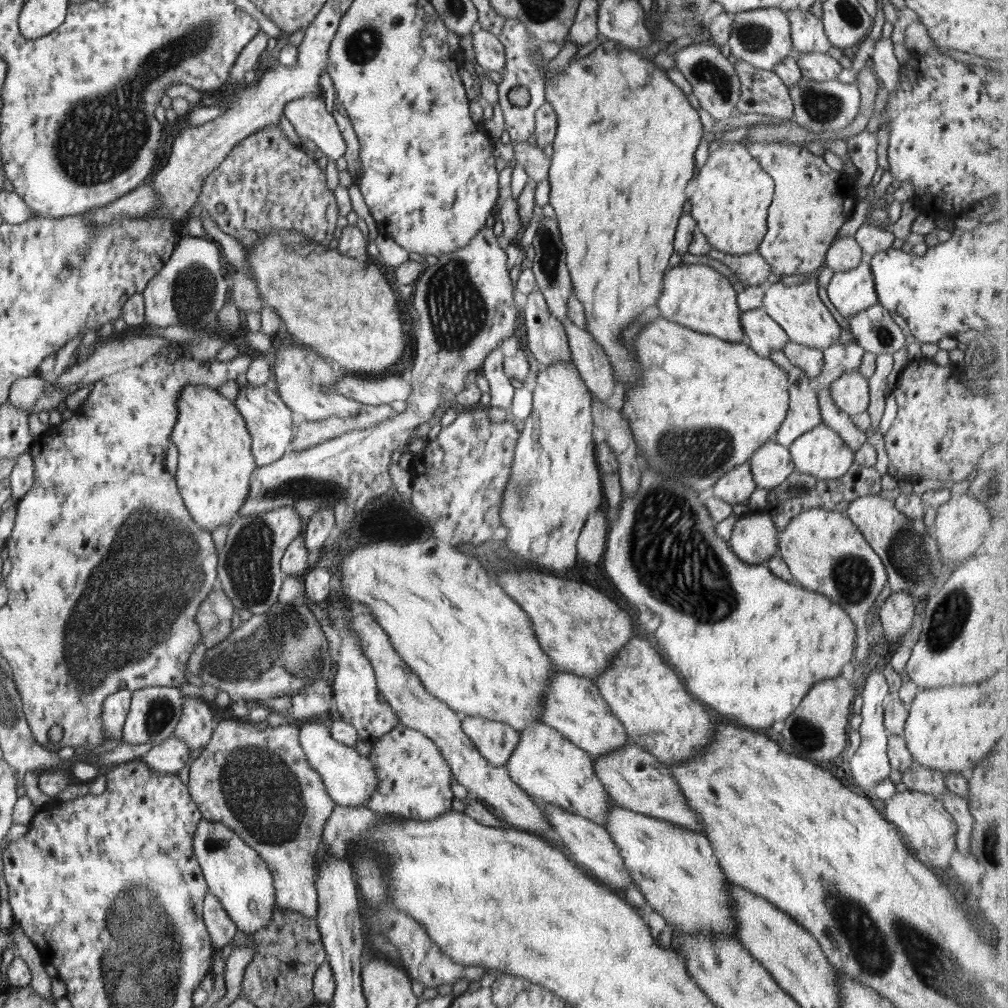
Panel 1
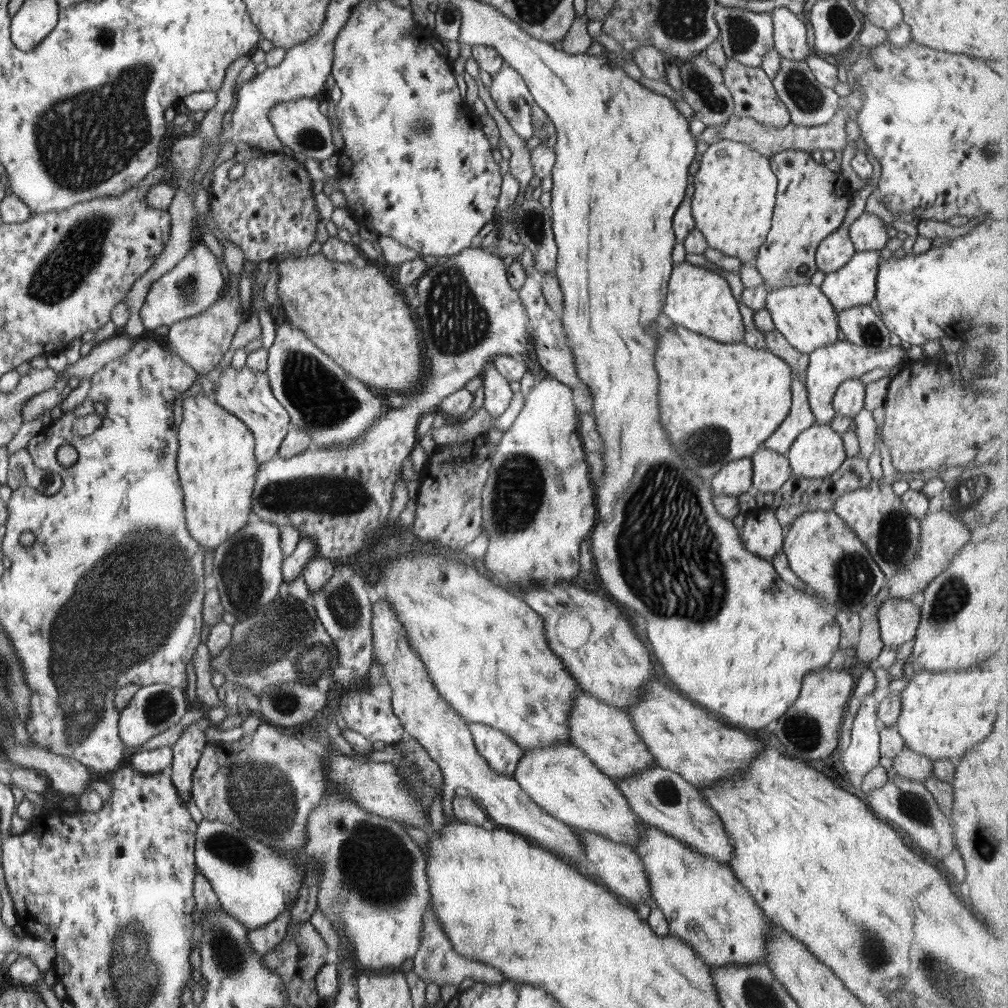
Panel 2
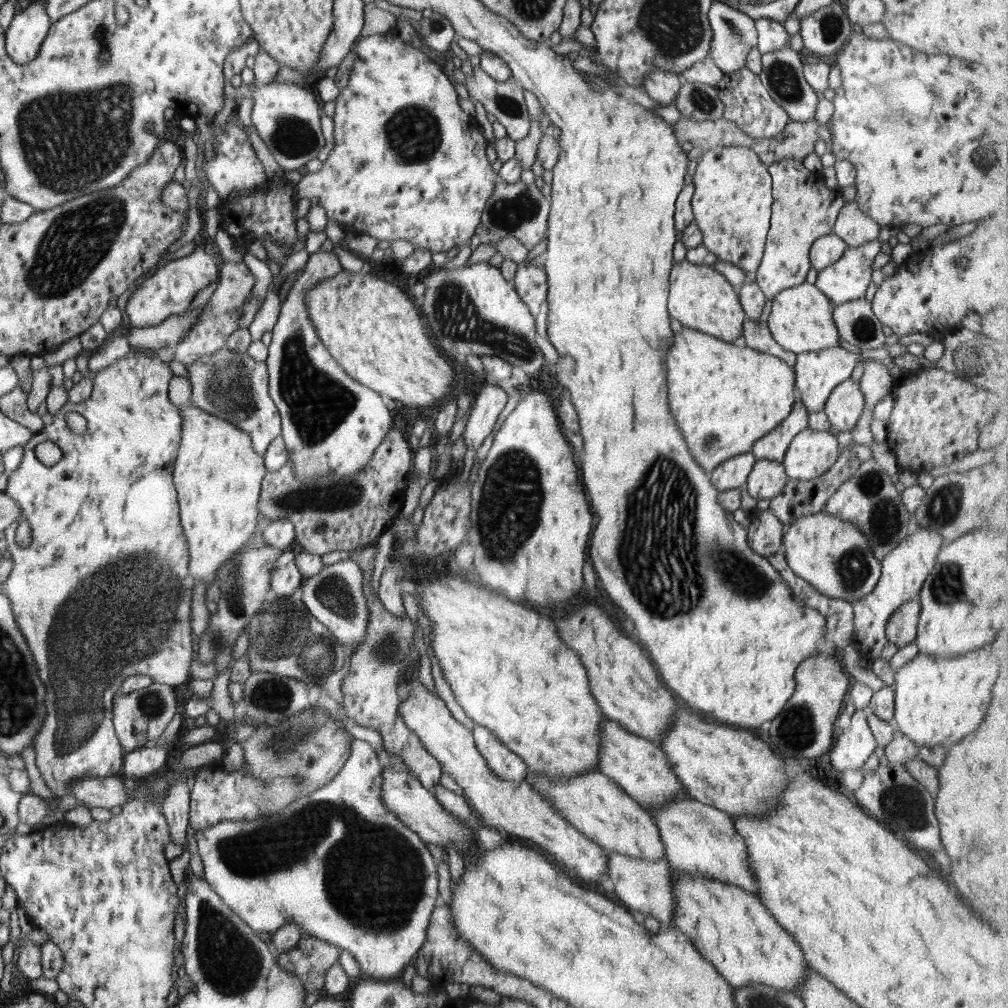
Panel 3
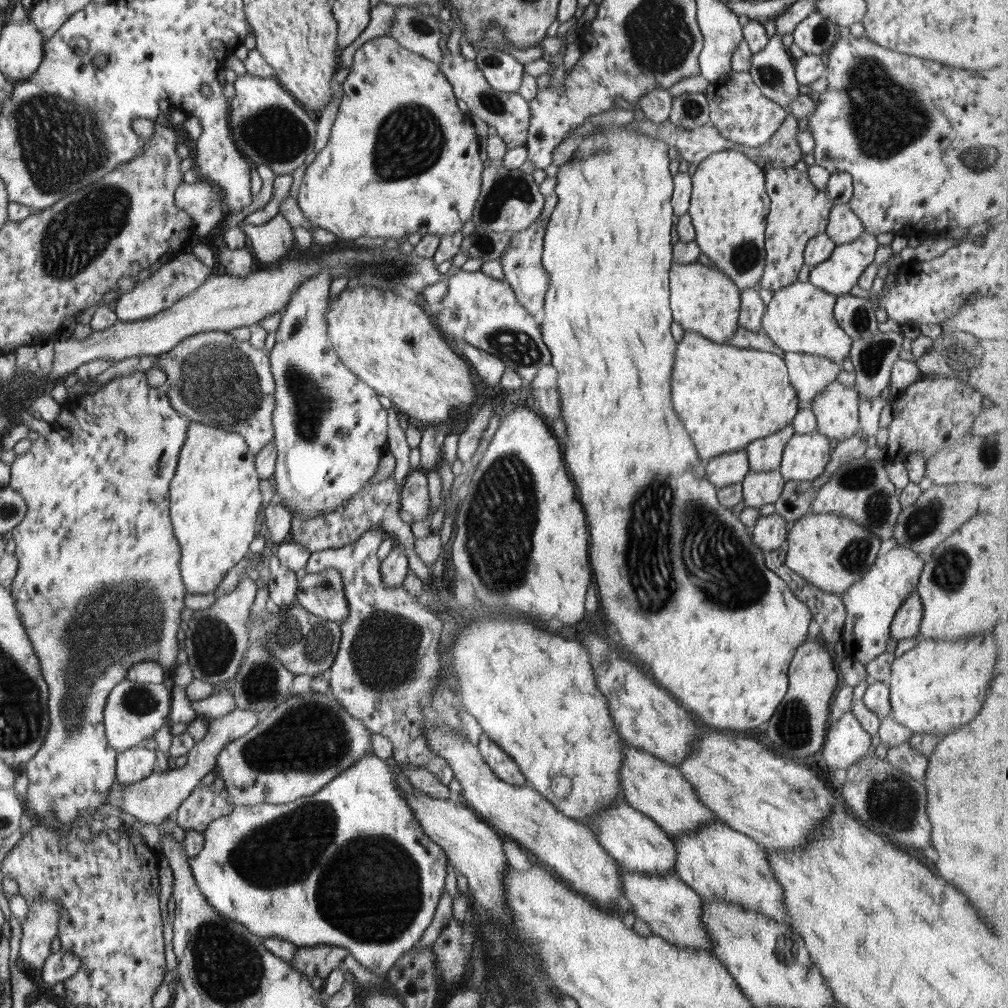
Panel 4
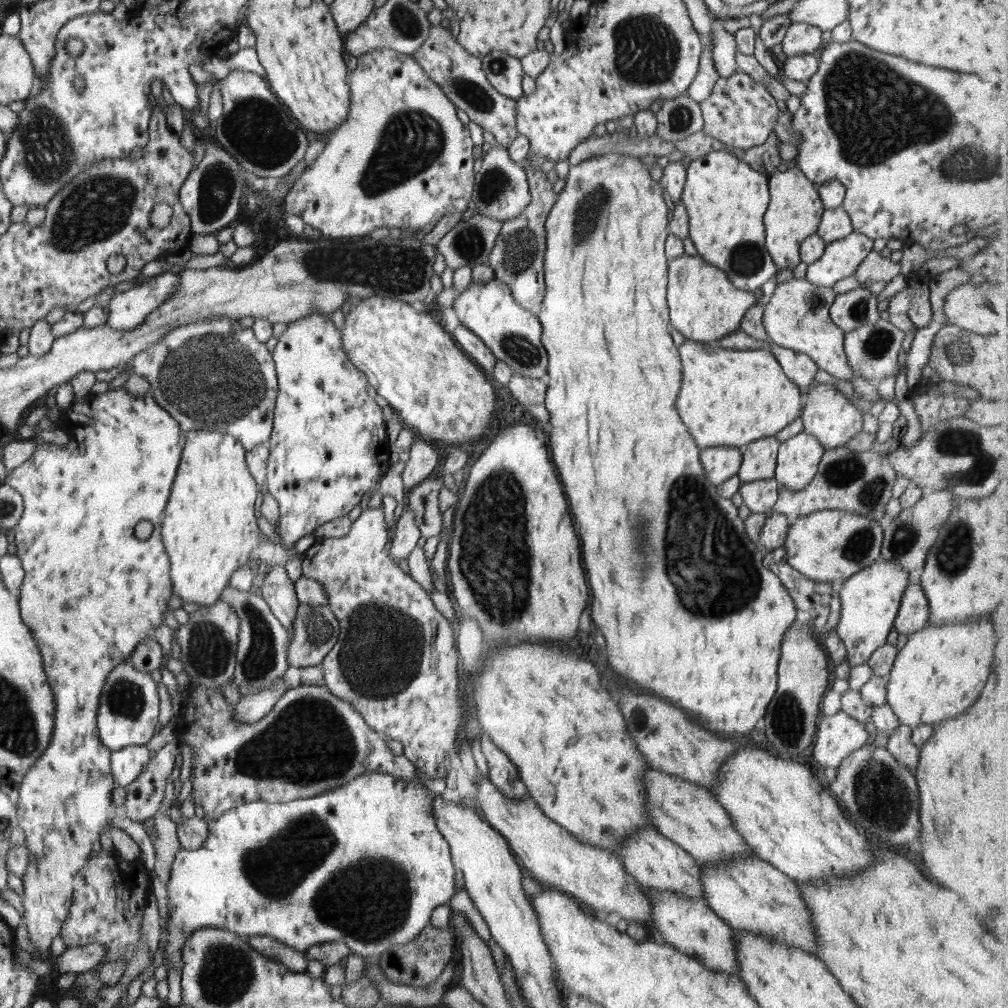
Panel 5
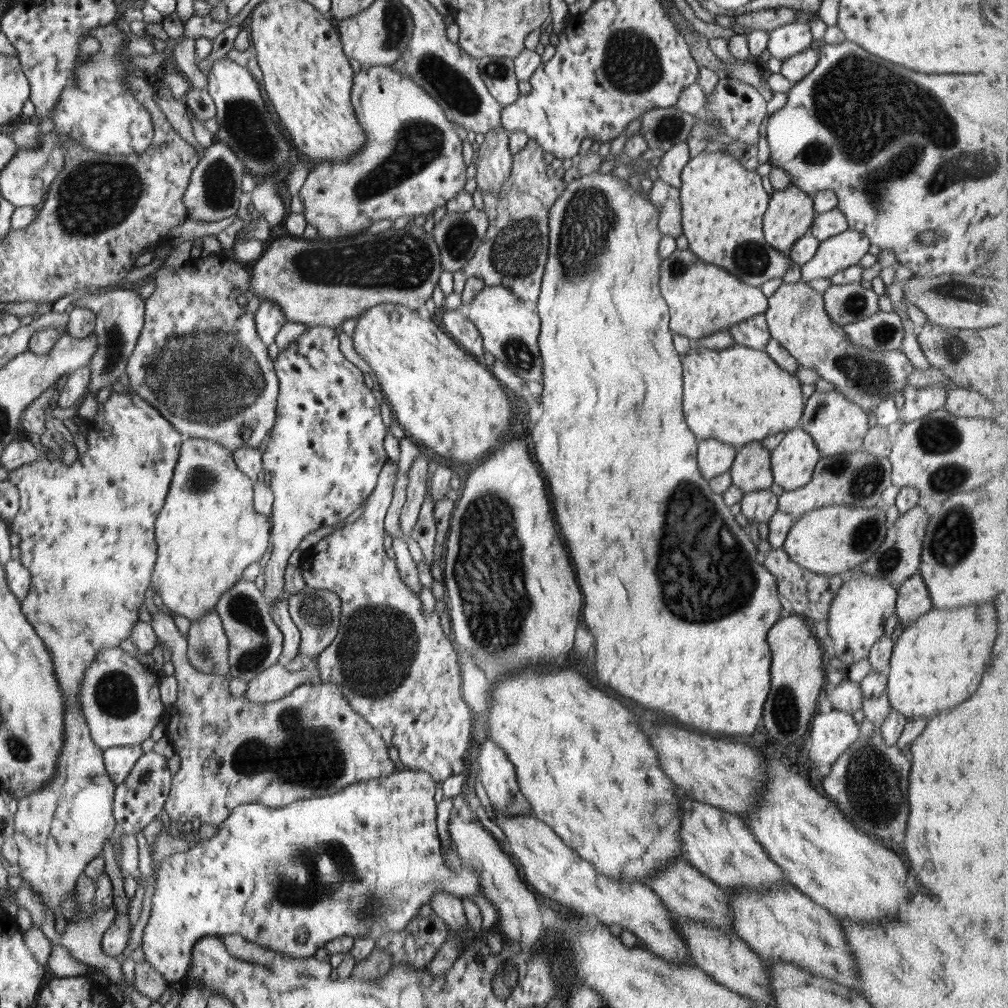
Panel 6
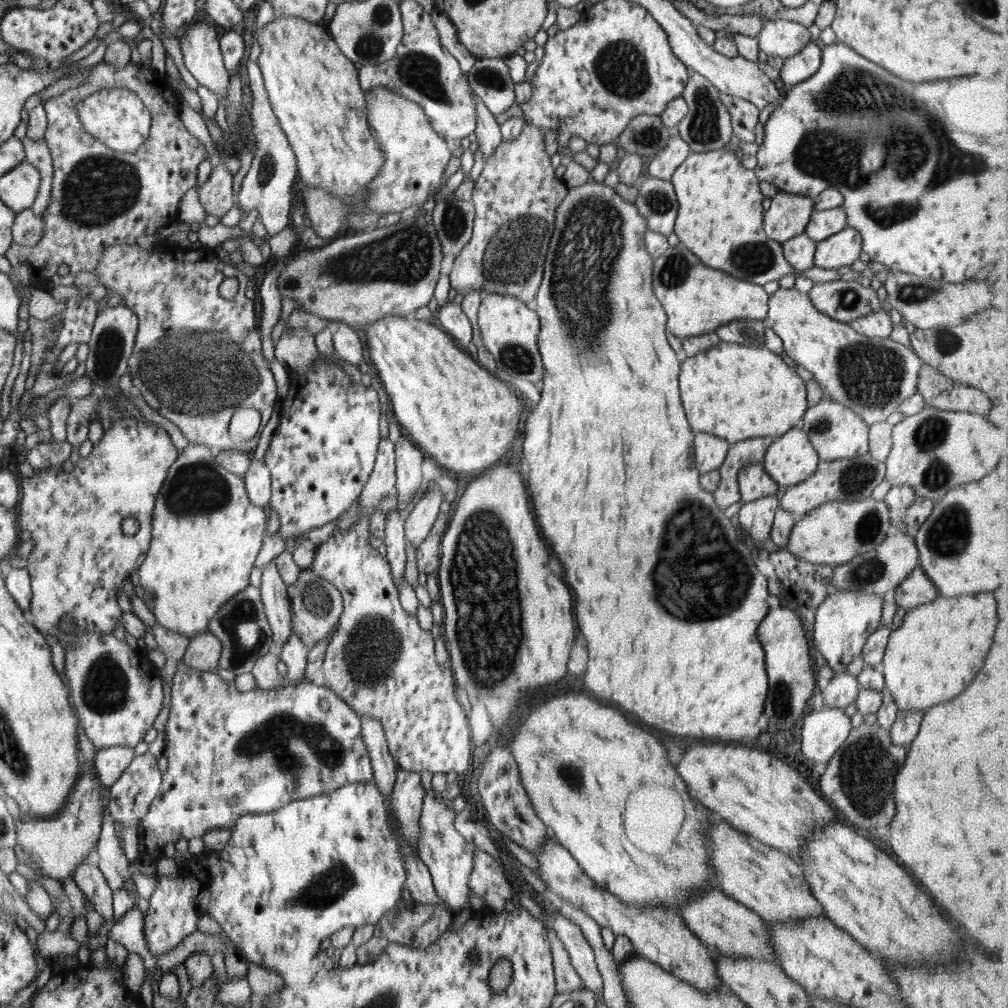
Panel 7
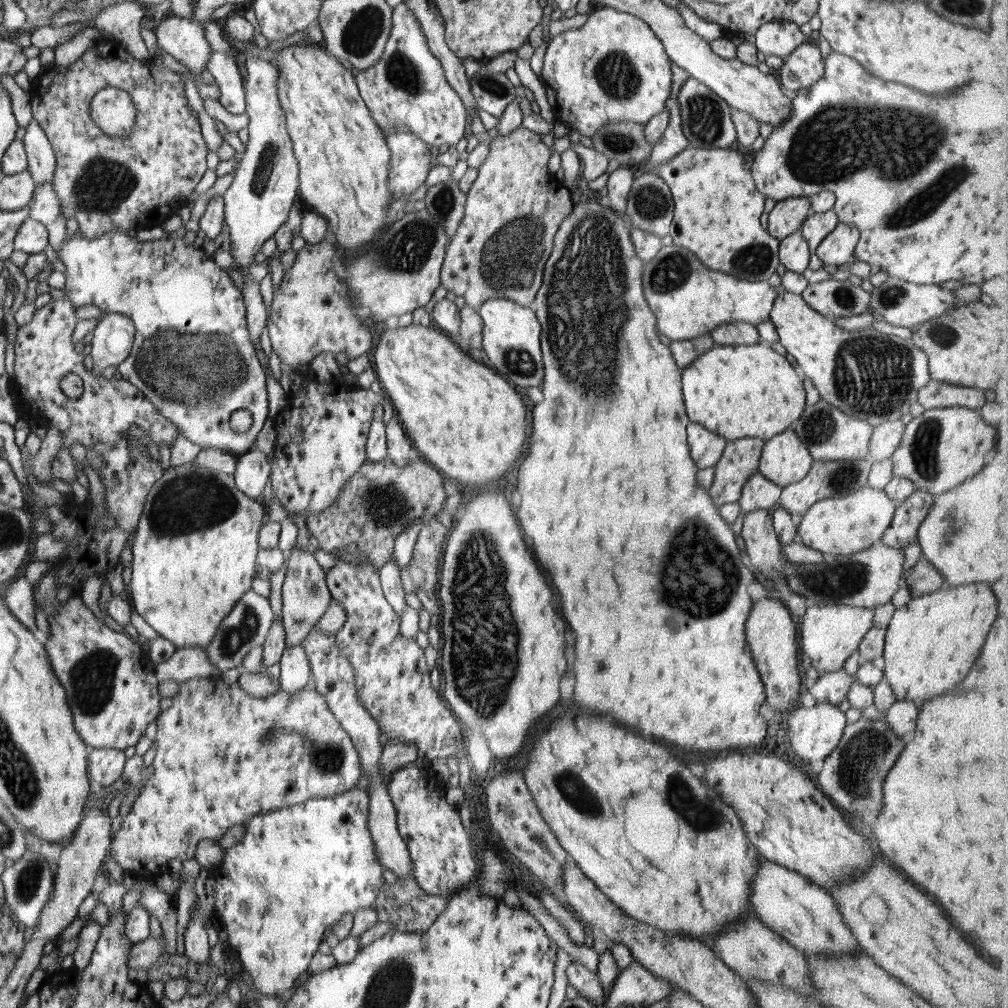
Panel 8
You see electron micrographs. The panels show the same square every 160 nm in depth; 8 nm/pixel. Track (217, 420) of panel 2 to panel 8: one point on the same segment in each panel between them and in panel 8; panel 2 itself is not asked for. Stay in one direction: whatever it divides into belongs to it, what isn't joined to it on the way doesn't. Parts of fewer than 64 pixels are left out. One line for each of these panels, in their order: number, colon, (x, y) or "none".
3: (218, 476)
4: (215, 498)
5: (211, 529)
6: (209, 533)
7: (206, 534)
8: (195, 554)

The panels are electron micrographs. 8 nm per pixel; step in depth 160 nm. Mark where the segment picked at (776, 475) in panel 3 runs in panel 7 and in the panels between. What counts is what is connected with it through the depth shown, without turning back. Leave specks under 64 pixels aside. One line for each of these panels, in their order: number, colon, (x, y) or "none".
4: (760, 488)
5: (760, 496)
6: (759, 506)
7: (757, 517)

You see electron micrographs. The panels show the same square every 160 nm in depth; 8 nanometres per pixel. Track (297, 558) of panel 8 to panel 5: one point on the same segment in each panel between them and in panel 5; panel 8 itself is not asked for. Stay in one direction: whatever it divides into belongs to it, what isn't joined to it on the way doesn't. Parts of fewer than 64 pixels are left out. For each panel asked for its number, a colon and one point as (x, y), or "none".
5: (315, 630)
6: (316, 613)
7: (316, 605)

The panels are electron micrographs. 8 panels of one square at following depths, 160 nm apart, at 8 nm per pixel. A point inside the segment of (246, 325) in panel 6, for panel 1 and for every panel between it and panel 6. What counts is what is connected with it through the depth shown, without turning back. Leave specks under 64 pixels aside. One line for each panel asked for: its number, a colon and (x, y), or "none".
1: (269, 421)
2: (247, 394)
3: (229, 385)
4: (213, 378)
5: (212, 375)

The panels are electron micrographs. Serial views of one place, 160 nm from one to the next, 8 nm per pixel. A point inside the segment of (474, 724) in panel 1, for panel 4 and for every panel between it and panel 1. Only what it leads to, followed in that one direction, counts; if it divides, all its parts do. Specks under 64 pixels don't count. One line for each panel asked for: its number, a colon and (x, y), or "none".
2: (502, 755)
3: (505, 763)
4: (502, 765)

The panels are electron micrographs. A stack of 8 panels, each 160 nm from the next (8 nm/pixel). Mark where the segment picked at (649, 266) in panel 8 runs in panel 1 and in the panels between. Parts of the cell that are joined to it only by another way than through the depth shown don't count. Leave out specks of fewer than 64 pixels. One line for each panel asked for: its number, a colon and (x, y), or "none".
1: (698, 297)
2: (698, 299)
3: (701, 298)
4: (704, 300)
5: (704, 305)
6: (703, 299)
7: (697, 299)

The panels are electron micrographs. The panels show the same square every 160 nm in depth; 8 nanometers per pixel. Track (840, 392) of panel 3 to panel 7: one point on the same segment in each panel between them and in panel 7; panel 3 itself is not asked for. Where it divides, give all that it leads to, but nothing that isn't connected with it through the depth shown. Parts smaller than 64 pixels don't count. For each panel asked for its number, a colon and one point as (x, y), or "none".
4: (836, 408)
5: (828, 415)
6: (837, 425)
7: (836, 432)

